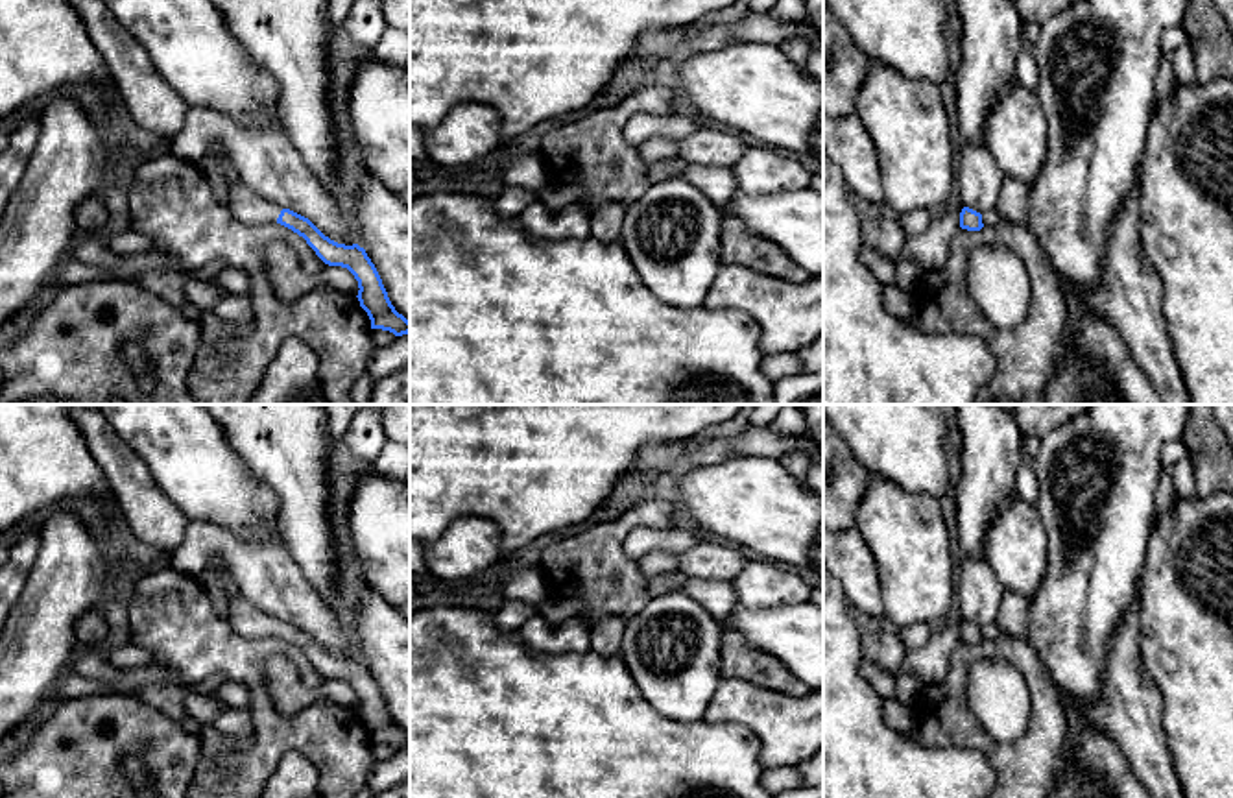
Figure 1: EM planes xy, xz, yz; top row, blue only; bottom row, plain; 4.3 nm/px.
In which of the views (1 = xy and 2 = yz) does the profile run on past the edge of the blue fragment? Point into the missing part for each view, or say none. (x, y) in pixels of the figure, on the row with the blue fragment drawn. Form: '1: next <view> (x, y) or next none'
1: next xy (250, 207)
2: next none

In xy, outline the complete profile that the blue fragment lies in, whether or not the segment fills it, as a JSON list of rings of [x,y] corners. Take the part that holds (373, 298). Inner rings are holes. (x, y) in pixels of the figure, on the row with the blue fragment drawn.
[[[212,148],[210,157],[221,161],[231,181],[227,207],[236,220],[247,225],[277,222],[292,229],[306,240],[325,264],[347,268],[354,275],[360,288],[356,297],[371,320],[371,329],[389,331],[395,336],[410,332],[410,321],[391,305],[382,279],[364,248],[338,244],[325,236],[308,218],[262,198],[240,179],[234,164],[218,148]]]

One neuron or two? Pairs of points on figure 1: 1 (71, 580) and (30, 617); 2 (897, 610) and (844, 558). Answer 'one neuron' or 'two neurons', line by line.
1: one neuron
2: two neurons

